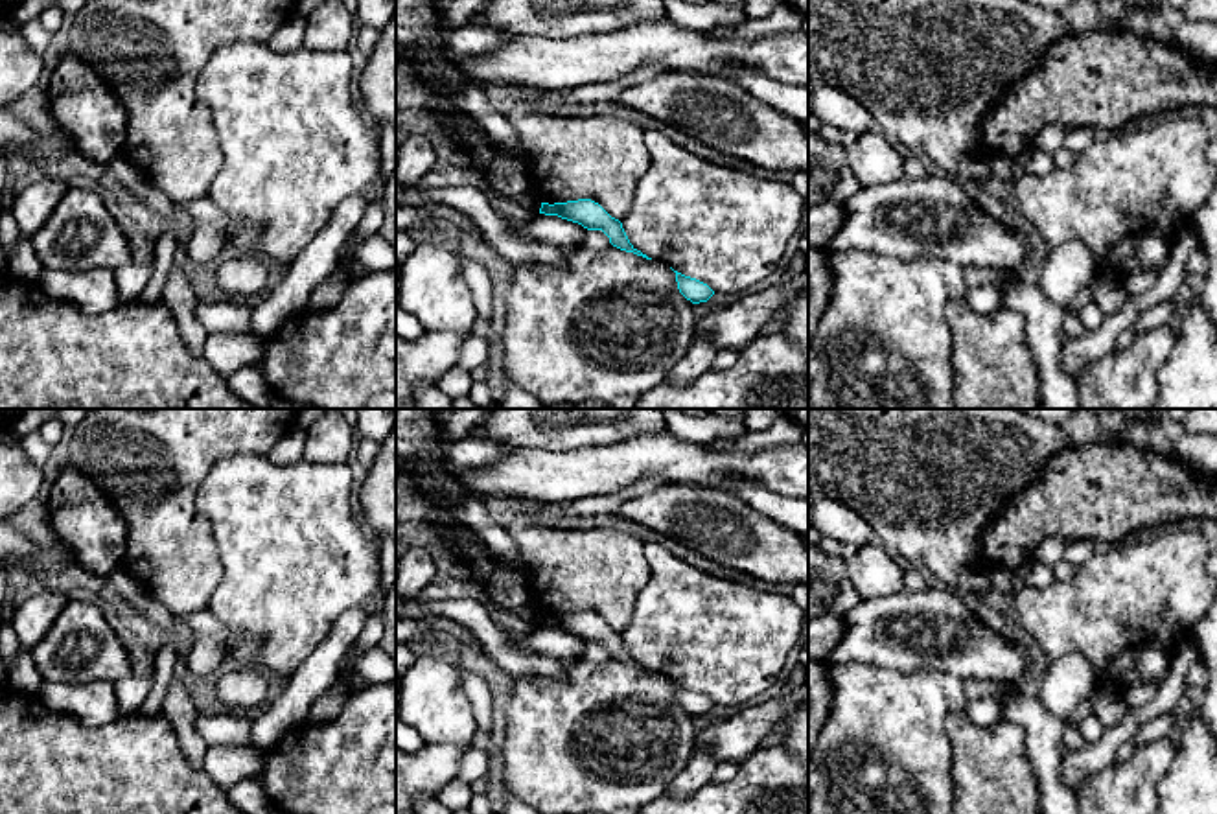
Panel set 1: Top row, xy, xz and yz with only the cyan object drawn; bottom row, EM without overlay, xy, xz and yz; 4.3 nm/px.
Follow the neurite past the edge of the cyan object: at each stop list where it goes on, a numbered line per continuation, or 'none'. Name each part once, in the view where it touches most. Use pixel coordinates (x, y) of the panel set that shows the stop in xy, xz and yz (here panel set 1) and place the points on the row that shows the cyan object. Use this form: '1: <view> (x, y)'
none

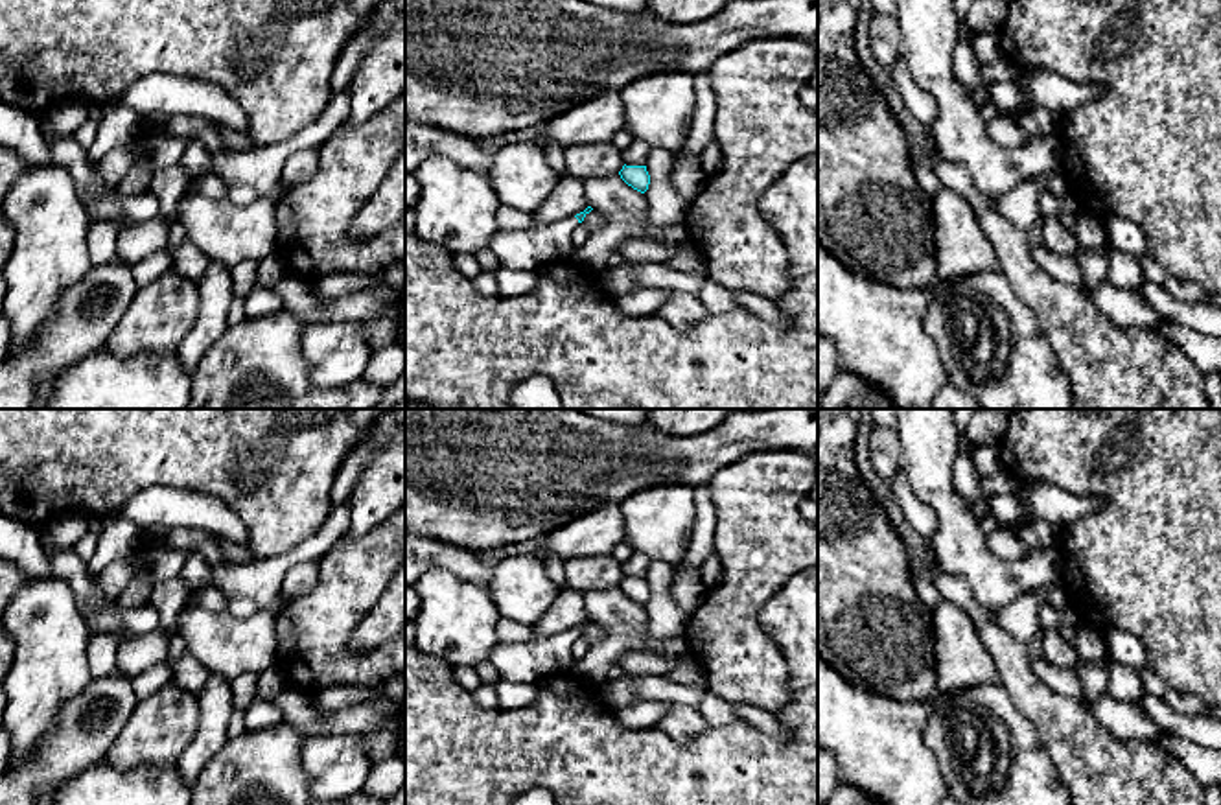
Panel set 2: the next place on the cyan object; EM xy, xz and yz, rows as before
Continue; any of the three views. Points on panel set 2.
1: xz (514, 249)

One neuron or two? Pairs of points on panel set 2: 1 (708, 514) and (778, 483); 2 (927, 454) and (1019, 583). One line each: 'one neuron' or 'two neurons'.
1: two neurons
2: one neuron

